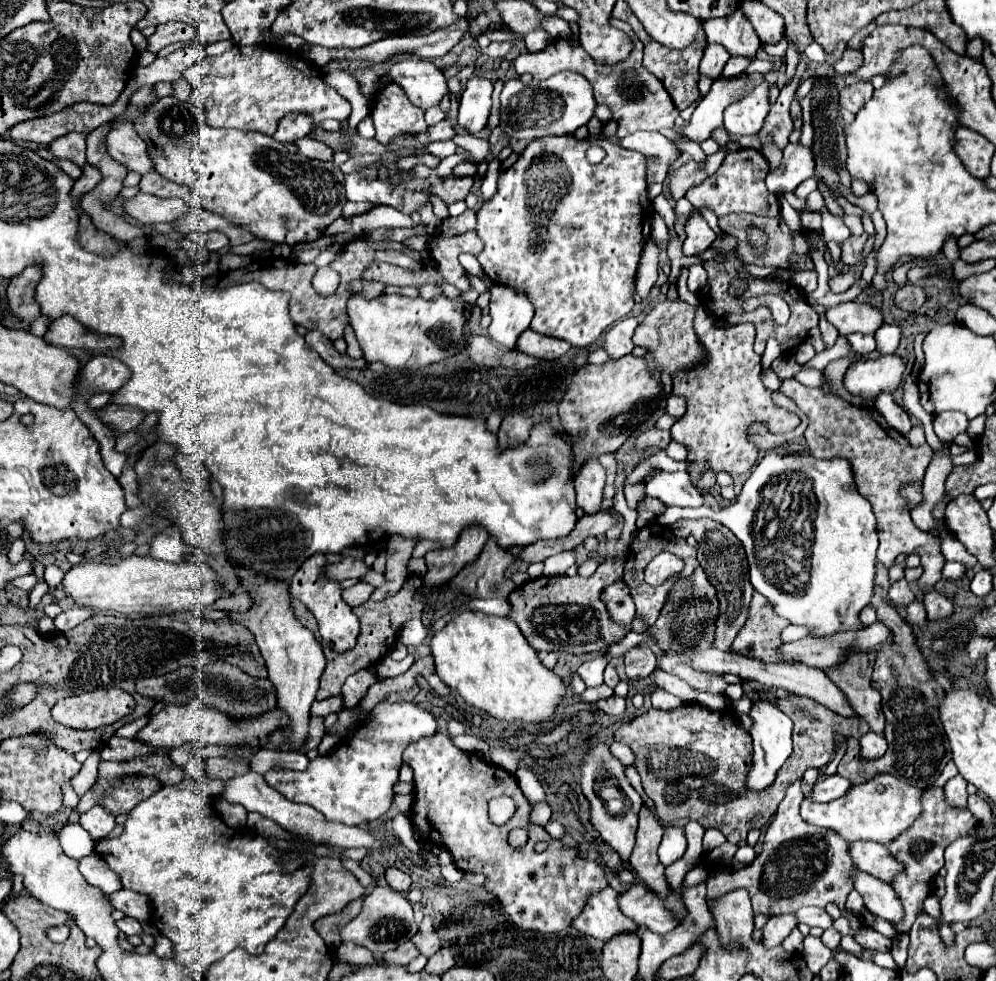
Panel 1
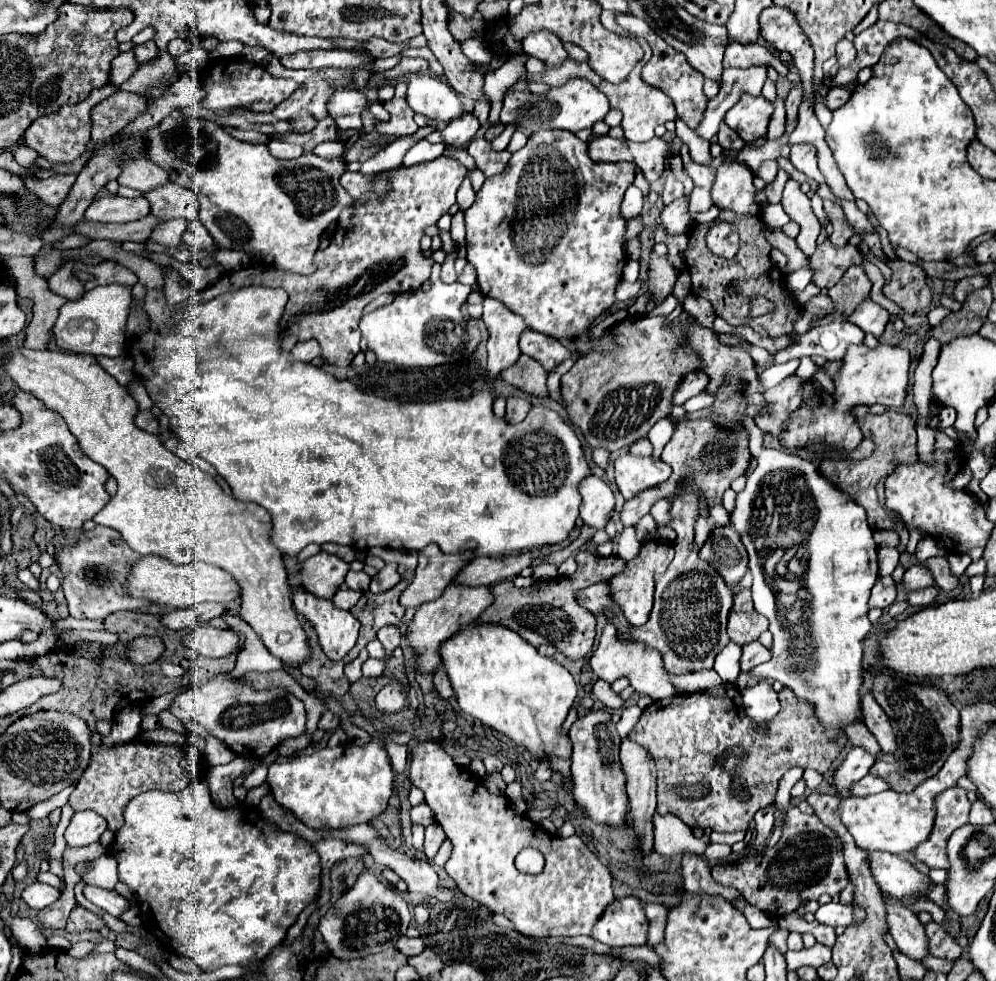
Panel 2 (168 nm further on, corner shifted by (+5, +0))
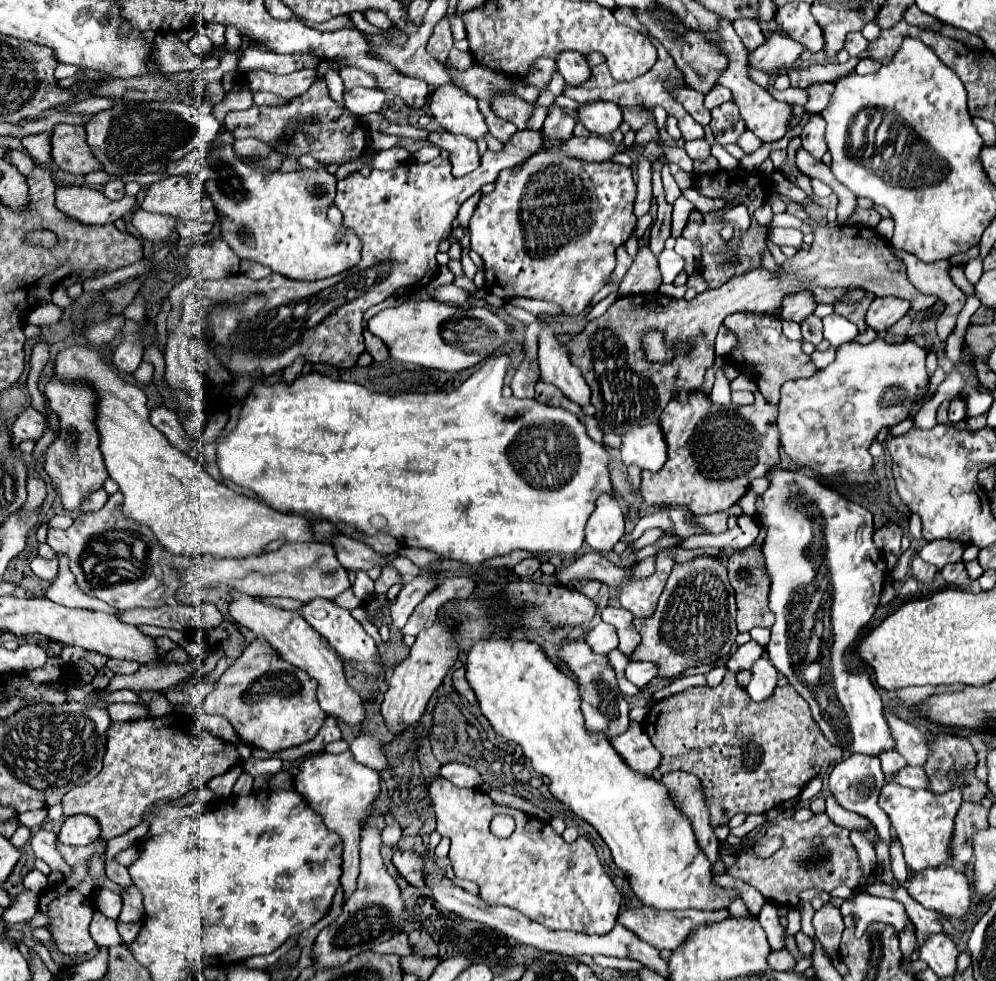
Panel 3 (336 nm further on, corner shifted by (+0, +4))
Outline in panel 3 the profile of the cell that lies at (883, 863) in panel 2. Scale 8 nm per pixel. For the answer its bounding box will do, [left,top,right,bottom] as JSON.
[903,868,971,918]

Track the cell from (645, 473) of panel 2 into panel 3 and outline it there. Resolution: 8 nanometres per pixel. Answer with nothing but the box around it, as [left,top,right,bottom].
[621,424,667,472]

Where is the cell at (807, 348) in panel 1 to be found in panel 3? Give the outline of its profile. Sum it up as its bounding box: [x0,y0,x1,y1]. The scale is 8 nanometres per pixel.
[823,314,857,346]

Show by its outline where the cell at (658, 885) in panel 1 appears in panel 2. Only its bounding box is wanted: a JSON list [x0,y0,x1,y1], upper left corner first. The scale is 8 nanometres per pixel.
[620,740,656,856]

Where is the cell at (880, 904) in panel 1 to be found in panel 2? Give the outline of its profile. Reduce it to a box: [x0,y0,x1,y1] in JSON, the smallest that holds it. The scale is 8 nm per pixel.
[882,894,928,960]

